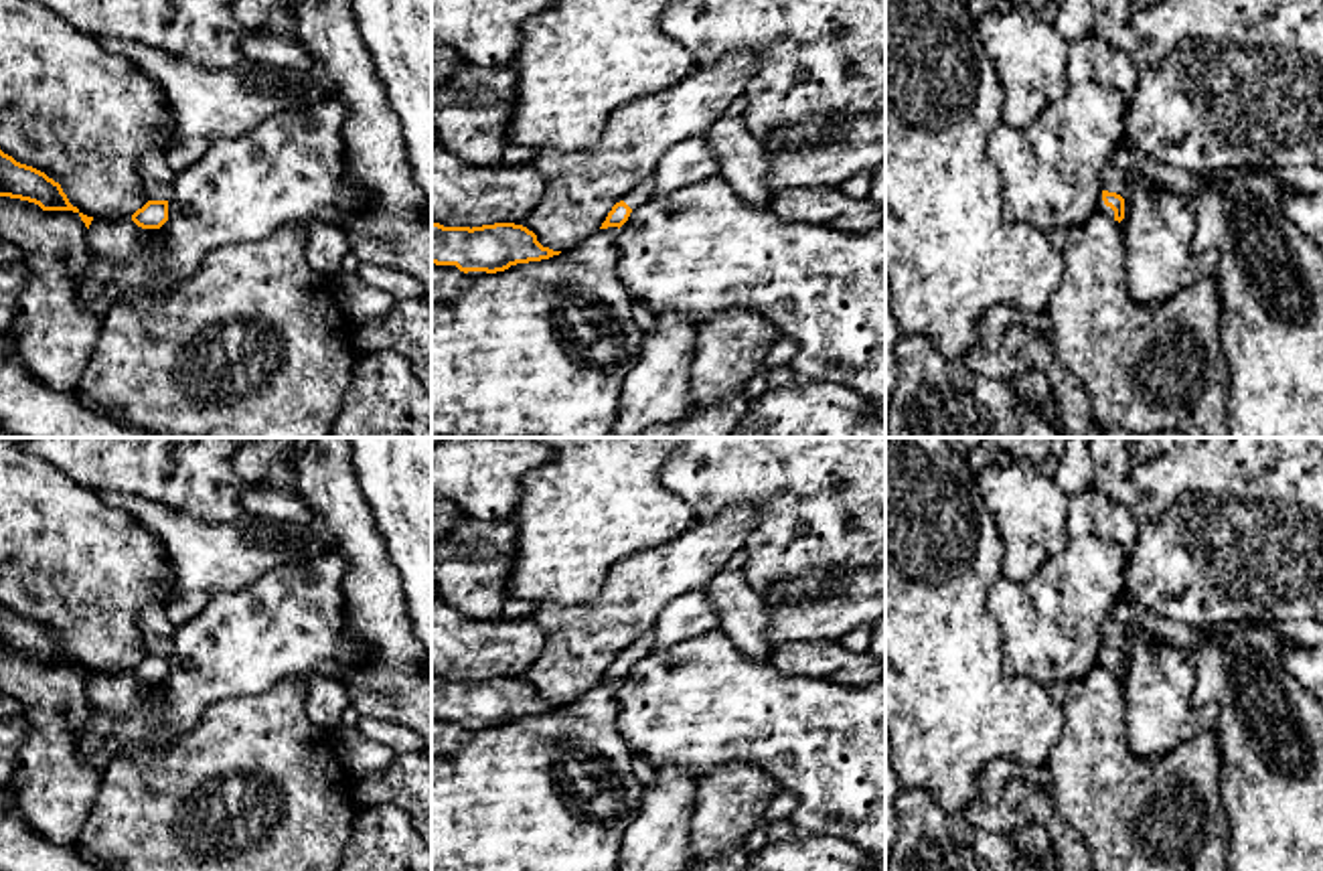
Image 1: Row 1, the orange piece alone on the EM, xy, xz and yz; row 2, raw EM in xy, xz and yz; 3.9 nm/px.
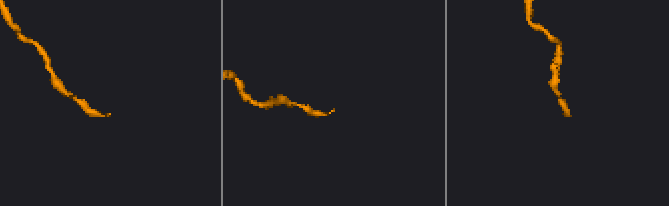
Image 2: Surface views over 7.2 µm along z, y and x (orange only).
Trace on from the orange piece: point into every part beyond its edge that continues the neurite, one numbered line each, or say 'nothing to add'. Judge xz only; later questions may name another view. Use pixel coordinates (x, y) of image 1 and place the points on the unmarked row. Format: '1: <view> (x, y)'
1: xz (643, 647)

